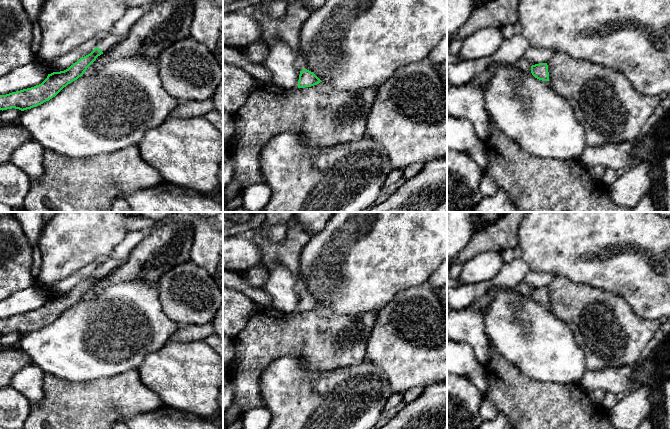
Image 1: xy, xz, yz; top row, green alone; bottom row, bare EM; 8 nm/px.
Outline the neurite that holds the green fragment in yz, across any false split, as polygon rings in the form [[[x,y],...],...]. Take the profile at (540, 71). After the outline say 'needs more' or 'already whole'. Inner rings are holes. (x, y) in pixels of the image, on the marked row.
[[[539,63],[531,66],[532,75],[542,81],[549,80],[549,72],[547,63]]]; already whole

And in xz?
[[[303,69],[300,71],[298,88],[311,87],[322,82],[313,72]]]; already whole

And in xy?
[[[106,35],[88,55],[80,58],[68,69],[48,74],[39,85],[6,95],[0,95],[0,110],[31,109],[55,97],[64,87],[81,77],[98,56],[107,52],[118,41],[113,35]]]; needs more

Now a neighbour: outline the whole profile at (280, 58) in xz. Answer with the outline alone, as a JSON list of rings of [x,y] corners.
[[[284,41],[265,45],[267,58],[262,66],[268,70],[273,84],[284,89],[297,89],[300,71],[294,68],[296,55]]]

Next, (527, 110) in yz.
[[[515,64],[492,65],[488,68],[489,76],[480,79],[484,85],[485,109],[489,120],[524,151],[539,158],[560,160],[579,159],[586,147],[584,128],[577,121],[574,109],[566,98],[556,93],[549,80],[535,78],[531,72],[524,72]]]

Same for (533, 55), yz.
[[[531,46],[522,59],[527,60],[531,66],[539,63],[548,63],[555,52],[551,48],[535,48]]]

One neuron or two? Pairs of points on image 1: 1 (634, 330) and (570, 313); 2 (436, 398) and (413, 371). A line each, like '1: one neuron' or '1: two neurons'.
1: one neuron
2: two neurons

